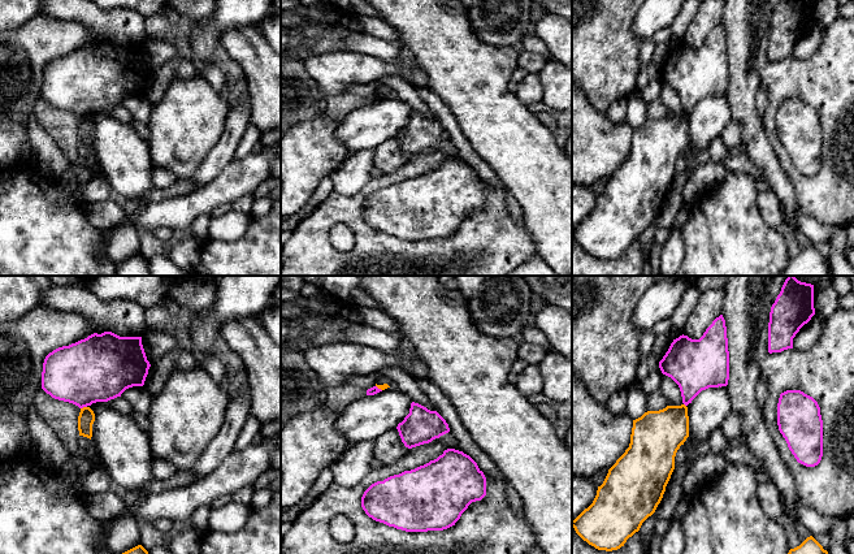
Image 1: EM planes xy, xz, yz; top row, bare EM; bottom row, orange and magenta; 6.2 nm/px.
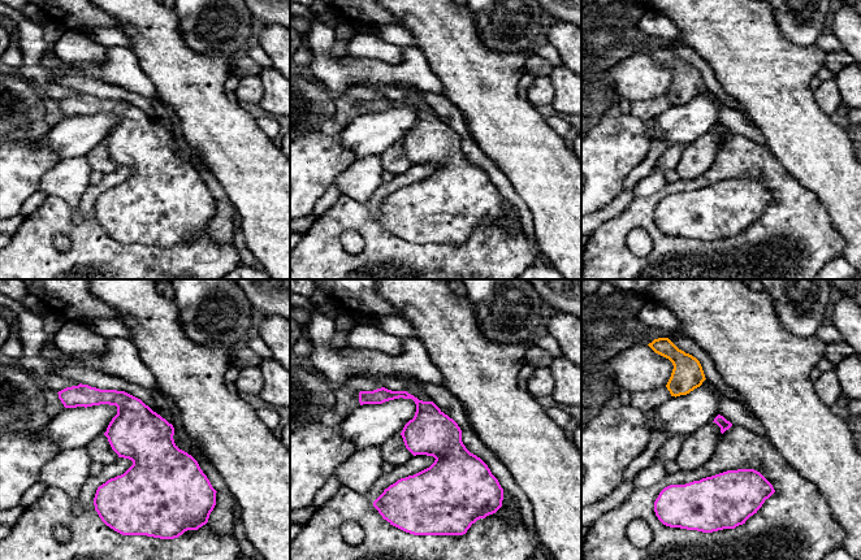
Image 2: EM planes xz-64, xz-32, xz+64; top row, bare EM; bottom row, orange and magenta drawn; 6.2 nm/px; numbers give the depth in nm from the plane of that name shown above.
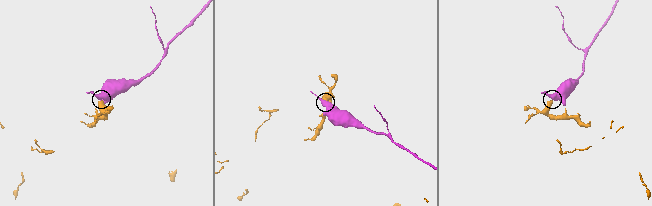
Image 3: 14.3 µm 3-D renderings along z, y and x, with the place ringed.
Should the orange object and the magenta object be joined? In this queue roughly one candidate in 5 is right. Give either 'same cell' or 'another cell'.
another cell

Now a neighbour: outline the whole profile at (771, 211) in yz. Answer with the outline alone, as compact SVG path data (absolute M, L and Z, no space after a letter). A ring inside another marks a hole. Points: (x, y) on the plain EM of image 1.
M771 189L759 192L758 207L762 218L768 226L776 229L786 221L781 202Z

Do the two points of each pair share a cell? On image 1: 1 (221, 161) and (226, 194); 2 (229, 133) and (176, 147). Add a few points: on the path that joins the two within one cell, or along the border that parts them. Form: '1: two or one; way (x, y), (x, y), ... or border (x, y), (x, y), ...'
1: two; border (233, 158), (212, 180), (198, 187)
2: two; border (229, 105), (224, 131), (203, 160)

